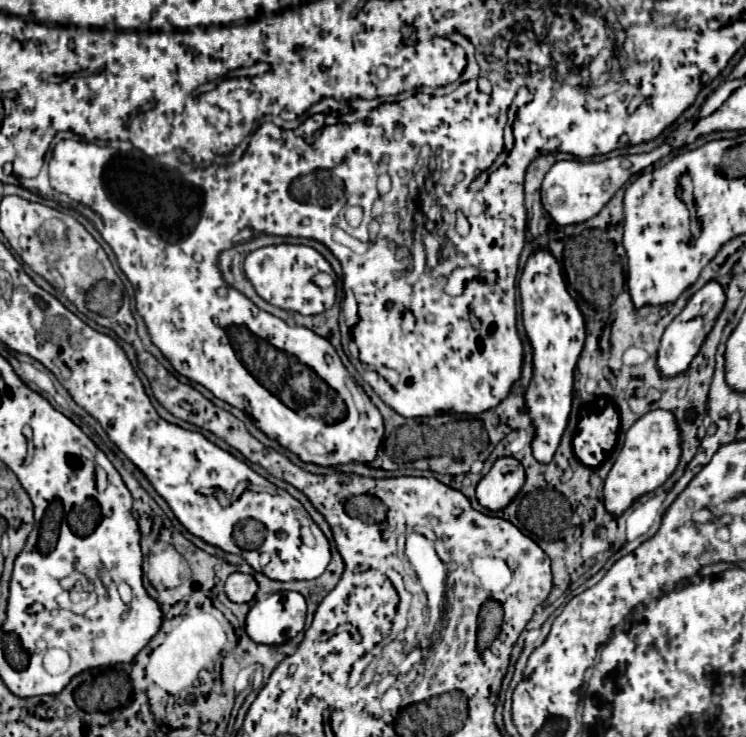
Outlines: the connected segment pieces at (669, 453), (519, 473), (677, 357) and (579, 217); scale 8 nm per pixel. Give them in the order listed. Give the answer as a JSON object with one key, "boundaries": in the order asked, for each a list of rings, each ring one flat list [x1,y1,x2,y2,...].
{"boundaries":[[[664,409,646,413,628,429,628,439,604,483,606,509,614,517,624,513,644,493,658,489,674,473,678,459,680,459,680,443,678,441,680,441,680,437,678,437,676,419,670,411,664,411]],[[500,457,476,487,476,499,490,511,504,509,524,485,524,467,514,457]],[[708,281,700,291,696,291,688,299,688,303,680,311,680,315,674,317,674,321,666,327,666,331,662,335,662,343,658,349,658,367,664,377,678,375,680,371,686,371,690,367,696,351,700,351,708,331,716,323,716,319,724,307,724,301,726,301,726,295,724,295,724,289,718,281]],[[610,157,592,163,580,163,576,159,558,161,550,167,550,171,544,177,542,205,558,225,584,223,590,217,594,217,628,179,630,173,626,173,626,169,622,167,620,157]]]}

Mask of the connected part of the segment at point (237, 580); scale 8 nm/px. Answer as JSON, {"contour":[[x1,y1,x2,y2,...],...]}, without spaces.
{"contour":[[232,573,226,579,226,595,234,603,248,603,258,591,258,583,252,575,244,573]]}

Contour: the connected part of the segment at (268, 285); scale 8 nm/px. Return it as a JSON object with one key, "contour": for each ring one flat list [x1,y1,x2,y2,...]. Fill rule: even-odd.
{"contour":[[270,245,270,247,256,249,246,257,244,271,246,271,246,277,250,279,250,283,254,285,256,293,264,301,268,301,274,307,286,309,286,311,294,311,300,315,318,315,318,313,330,309,336,301,334,287,322,289,312,283,312,277,318,271,326,271,326,273,334,275,332,267,308,267,306,255,296,257,296,245]]}

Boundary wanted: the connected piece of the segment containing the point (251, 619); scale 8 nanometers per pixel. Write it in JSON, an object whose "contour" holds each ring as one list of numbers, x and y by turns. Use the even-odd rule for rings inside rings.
{"contour":[[278,591,256,601,246,619,246,633,256,643,280,645,304,629,306,601,296,591]]}

